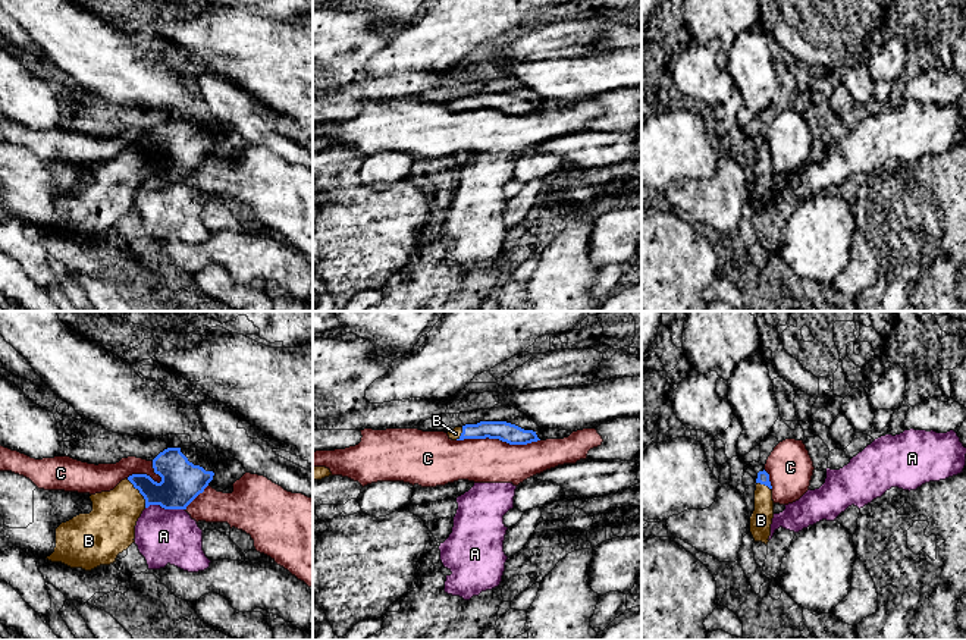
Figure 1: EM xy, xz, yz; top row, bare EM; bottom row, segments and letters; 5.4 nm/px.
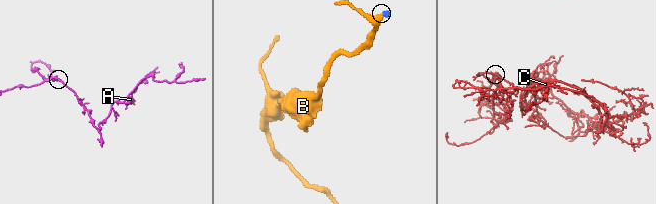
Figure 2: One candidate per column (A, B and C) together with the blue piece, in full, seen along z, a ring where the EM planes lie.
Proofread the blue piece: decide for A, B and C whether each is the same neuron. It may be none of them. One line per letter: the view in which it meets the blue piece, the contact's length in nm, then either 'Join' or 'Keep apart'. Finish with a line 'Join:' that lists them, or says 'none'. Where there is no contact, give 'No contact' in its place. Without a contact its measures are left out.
A: Touches blue in xy. Shared border 220 nm. Keep apart
B: Touches blue in xy. Shared border 190 nm. Join
C: Touches blue in xz. Shared border 460 nm. Keep apart
Join: B

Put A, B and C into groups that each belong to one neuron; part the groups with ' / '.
A / B / C

